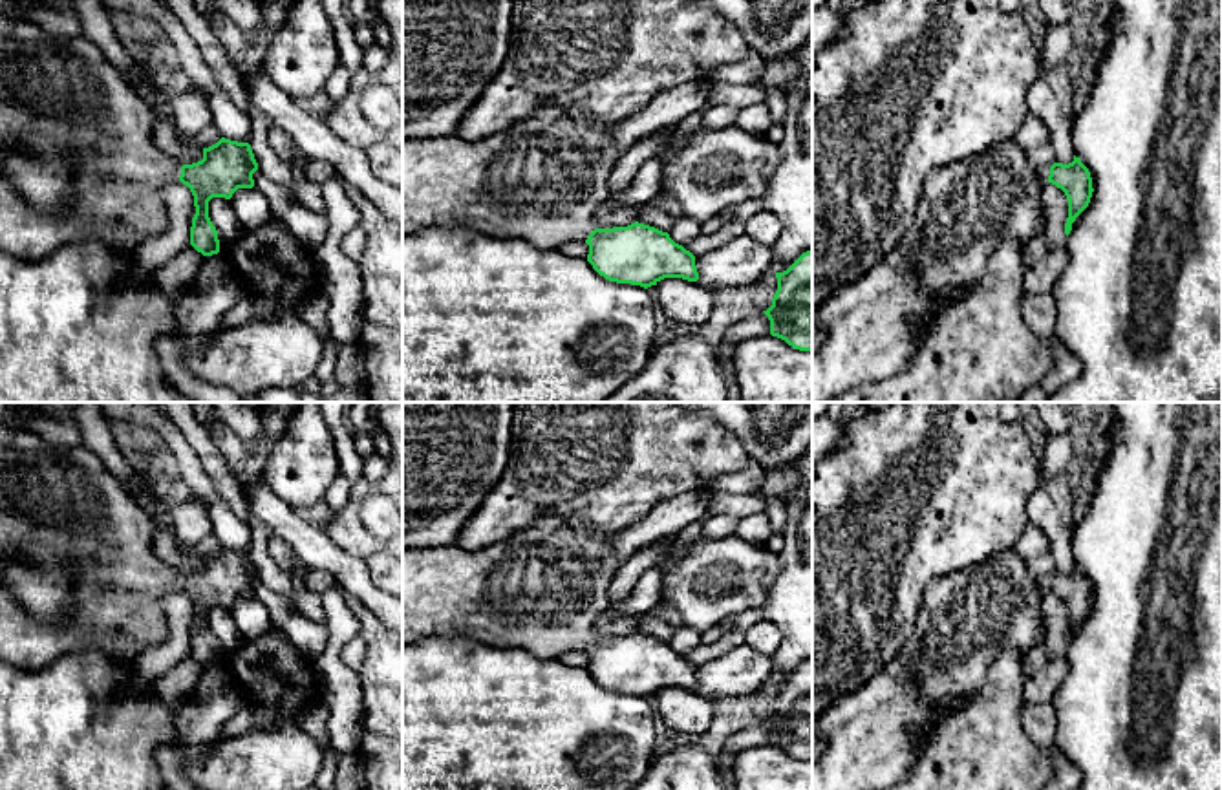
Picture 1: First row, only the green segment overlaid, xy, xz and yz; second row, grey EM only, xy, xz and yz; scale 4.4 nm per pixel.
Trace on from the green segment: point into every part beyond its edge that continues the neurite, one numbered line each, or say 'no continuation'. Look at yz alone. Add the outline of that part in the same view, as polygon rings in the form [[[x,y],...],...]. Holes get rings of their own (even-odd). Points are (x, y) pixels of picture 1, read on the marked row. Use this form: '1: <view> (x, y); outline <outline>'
1: yz (871, 328); outline [[[1013,139],[929,172],[918,199],[915,221],[904,240],[871,271],[834,289],[834,293],[812,311],[812,324],[823,331],[823,344],[812,355],[812,402],[827,402],[865,382],[904,373],[937,307],[966,294],[982,278],[992,252],[1001,243],[1017,241],[1024,247],[1045,229],[1041,190],[1048,176],[1050,166],[1032,168],[1028,152]]]

